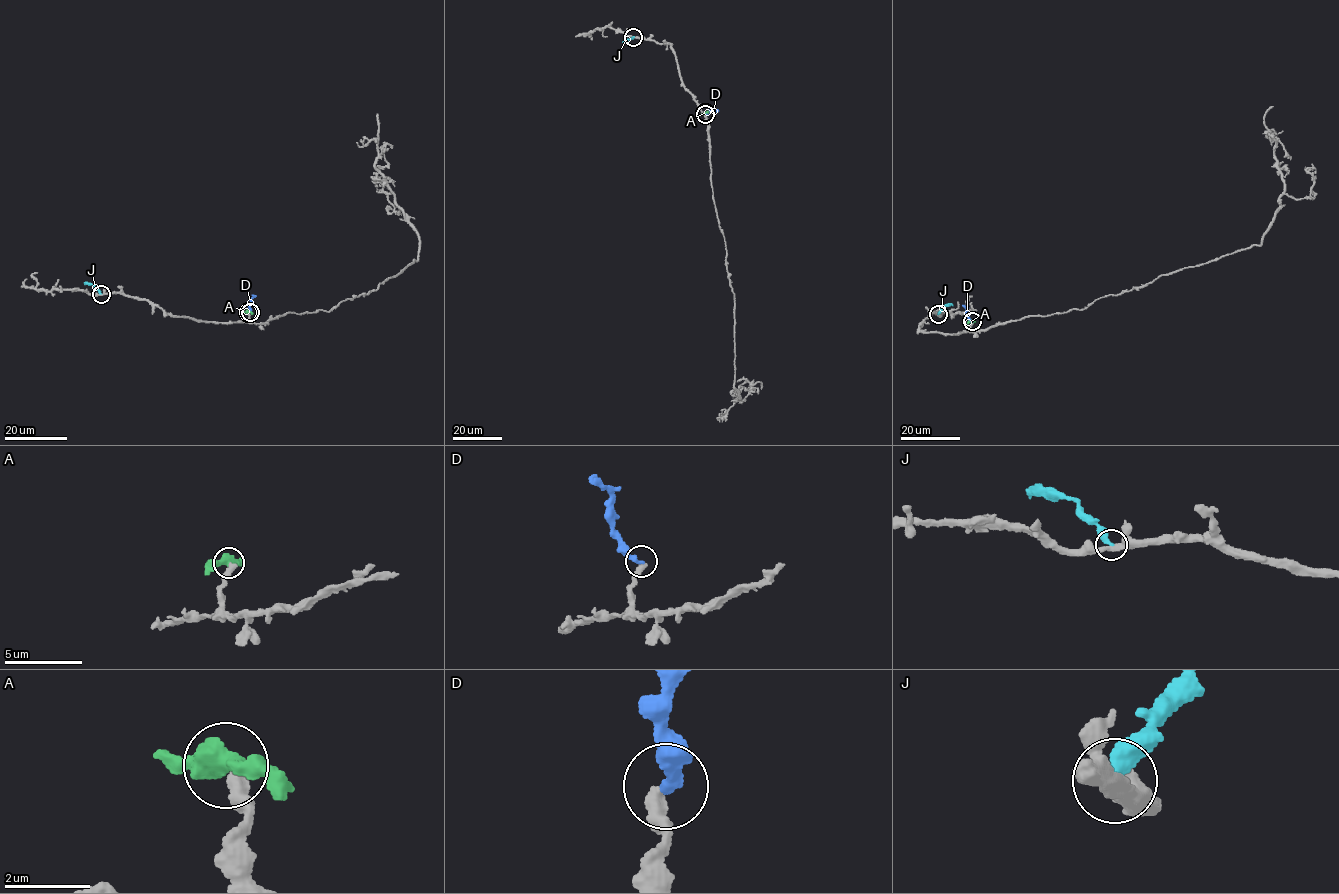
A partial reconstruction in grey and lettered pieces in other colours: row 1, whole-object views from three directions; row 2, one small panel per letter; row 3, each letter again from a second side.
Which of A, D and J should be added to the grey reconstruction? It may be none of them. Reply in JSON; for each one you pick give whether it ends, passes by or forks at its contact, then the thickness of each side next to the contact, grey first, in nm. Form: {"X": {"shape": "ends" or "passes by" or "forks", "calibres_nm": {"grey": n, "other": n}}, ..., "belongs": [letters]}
{"D": {"shape": "ends", "calibres_nm": {"grey": 400, "other": 280}}, "belongs": ["D"]}

